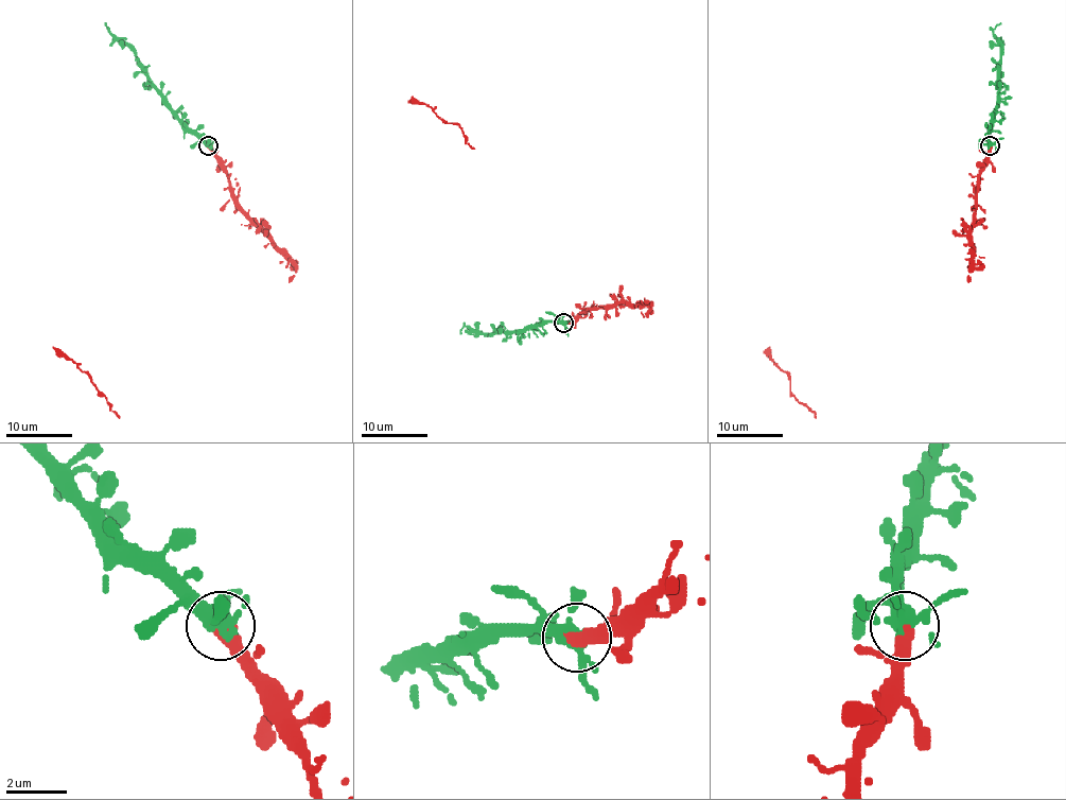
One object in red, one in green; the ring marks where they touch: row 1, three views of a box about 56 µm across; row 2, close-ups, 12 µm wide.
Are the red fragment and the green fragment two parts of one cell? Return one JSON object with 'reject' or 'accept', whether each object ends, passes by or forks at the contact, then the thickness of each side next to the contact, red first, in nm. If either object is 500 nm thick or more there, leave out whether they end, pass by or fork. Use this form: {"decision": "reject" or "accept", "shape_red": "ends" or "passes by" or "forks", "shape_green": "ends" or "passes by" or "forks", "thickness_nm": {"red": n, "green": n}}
{"decision": "accept", "shape_red": "ends", "shape_green": "forks", "thickness_nm": {"red": 480, "green": 360}}

